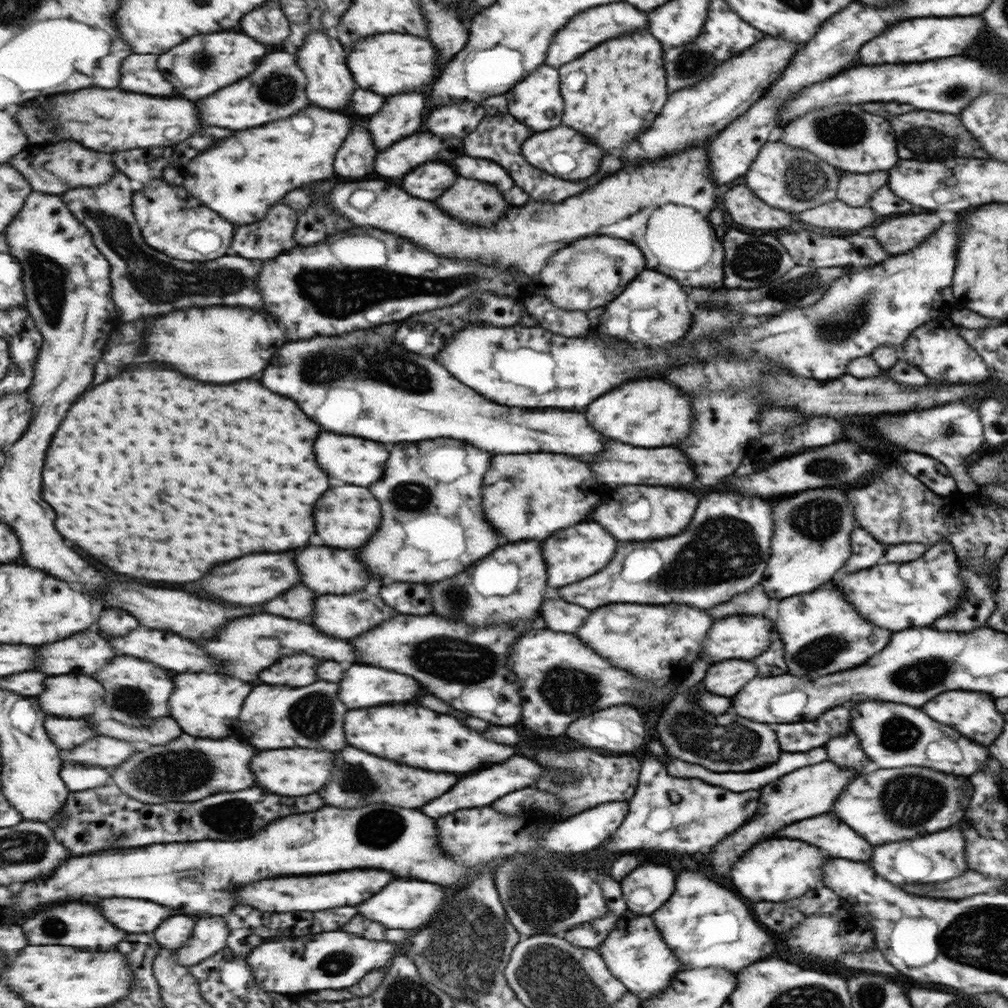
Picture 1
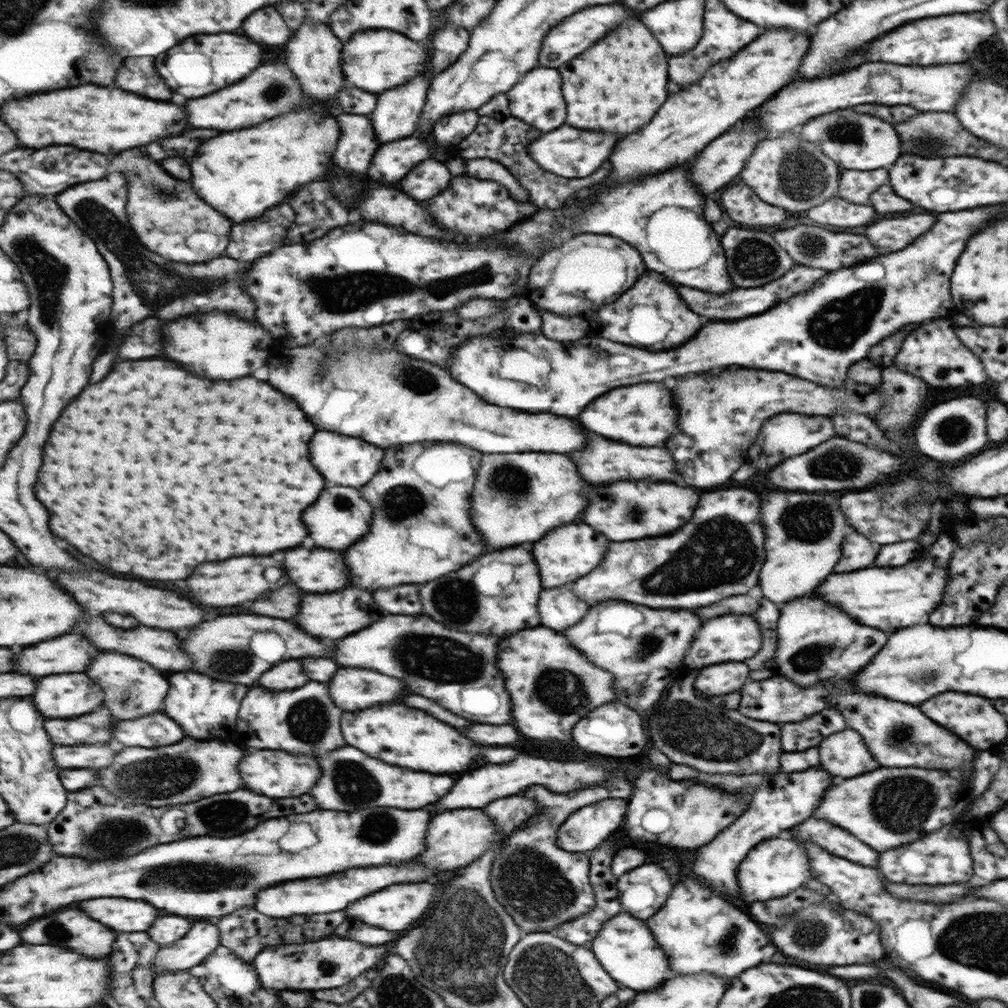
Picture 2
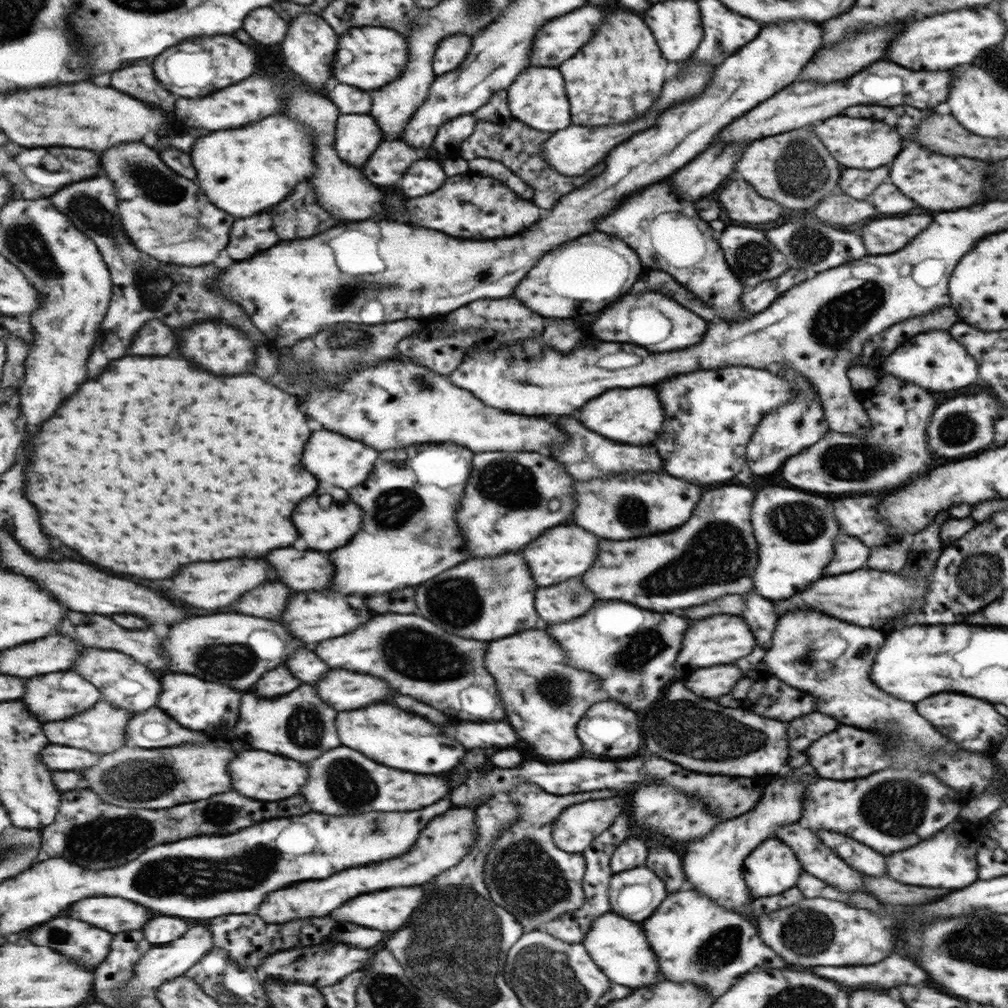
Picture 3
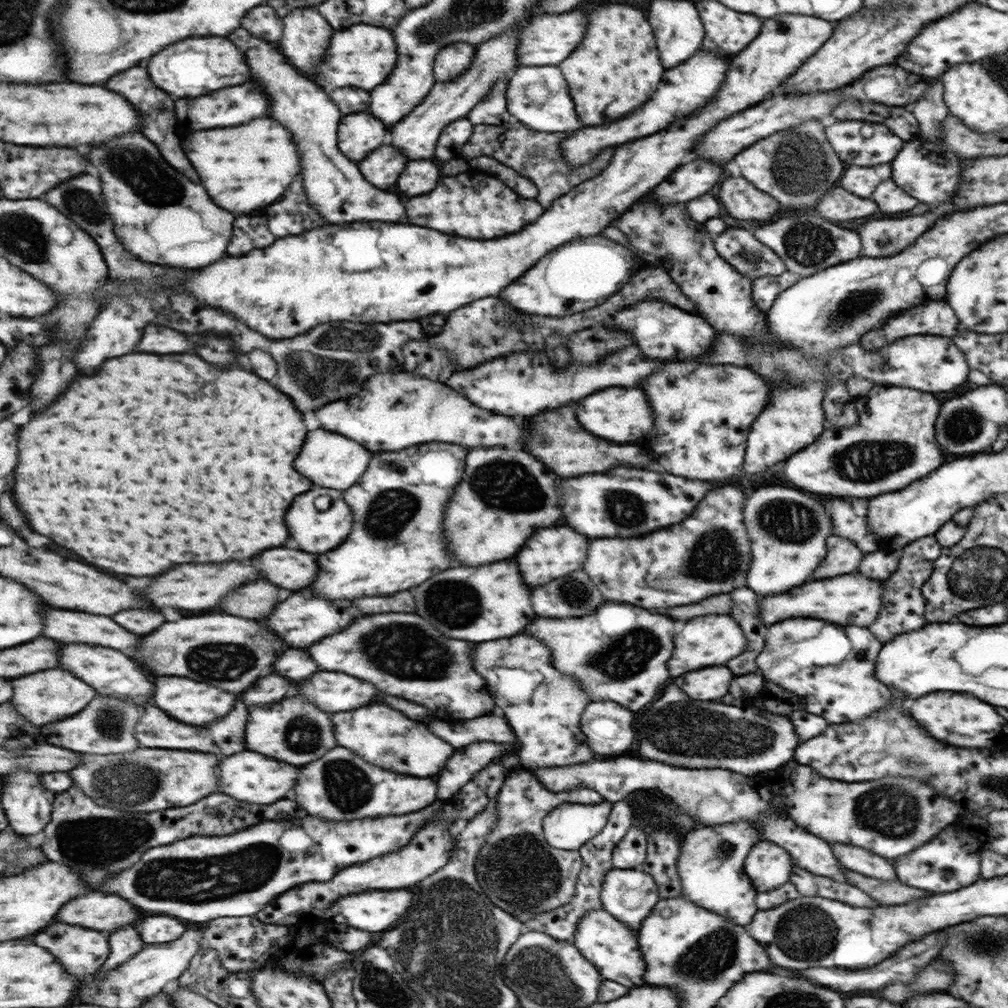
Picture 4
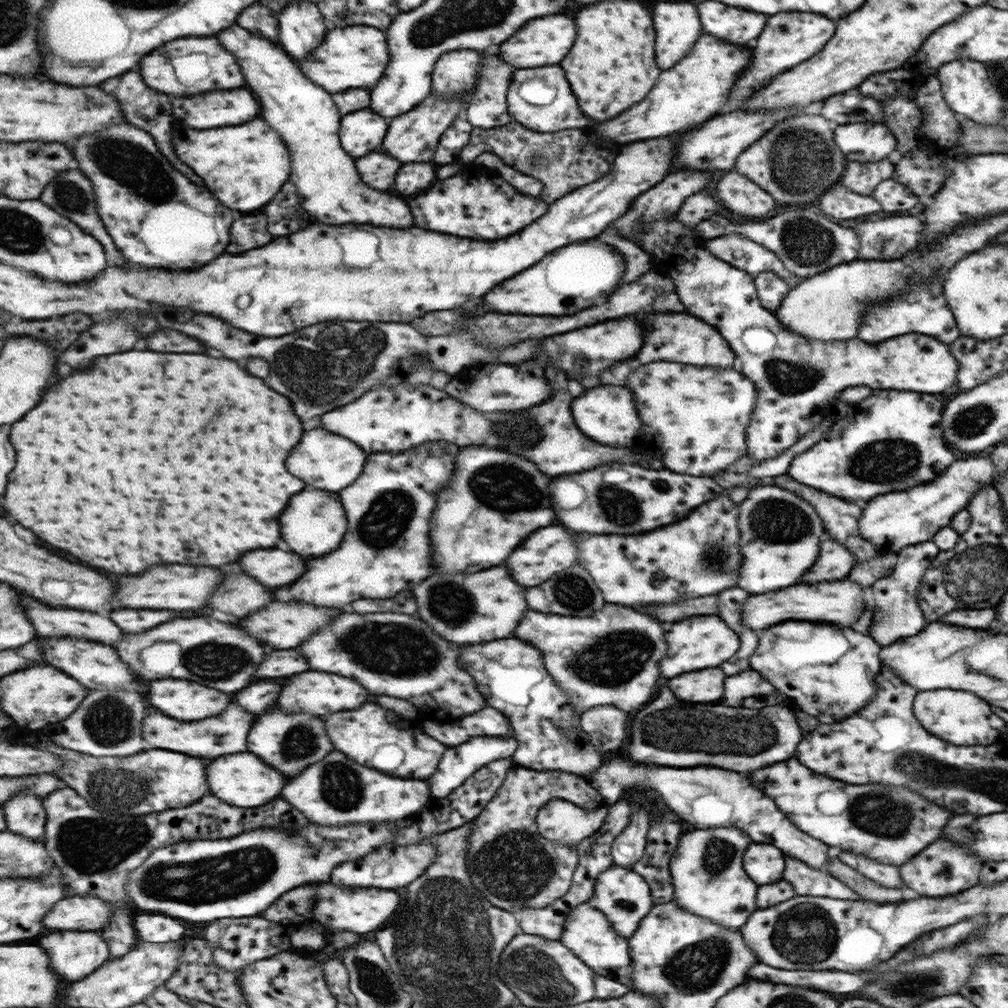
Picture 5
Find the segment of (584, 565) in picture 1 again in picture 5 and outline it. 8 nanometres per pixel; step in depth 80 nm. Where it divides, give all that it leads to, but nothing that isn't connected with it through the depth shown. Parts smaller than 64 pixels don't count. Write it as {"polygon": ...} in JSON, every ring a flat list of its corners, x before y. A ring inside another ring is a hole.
{"polygon":[[559,526,539,528,539,532,535,532,535,536,527,536,527,540,523,540,523,544,519,546,519,552,515,552,511,560,507,560,509,572,515,582,519,582,519,586,537,586,543,580,549,580,555,572,569,568,571,564,575,564,575,546,571,534]]}

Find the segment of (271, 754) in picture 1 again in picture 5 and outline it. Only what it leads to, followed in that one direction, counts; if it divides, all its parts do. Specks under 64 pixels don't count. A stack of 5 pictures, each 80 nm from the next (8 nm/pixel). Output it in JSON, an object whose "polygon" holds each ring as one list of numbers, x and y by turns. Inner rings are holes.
{"polygon":[[239,752,235,756,217,758,207,768,209,768,207,770,209,794,221,798,227,804,241,806,241,808,255,808,255,806,263,806,263,804,271,802,275,796,281,794,283,786,287,784,287,778,281,772,277,772,275,768,265,764,261,758,257,758,255,754,249,754,249,752]]}

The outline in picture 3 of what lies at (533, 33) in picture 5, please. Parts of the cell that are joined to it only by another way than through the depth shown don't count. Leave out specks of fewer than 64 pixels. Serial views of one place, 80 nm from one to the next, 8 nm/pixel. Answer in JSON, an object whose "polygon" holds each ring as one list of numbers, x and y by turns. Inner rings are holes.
{"polygon":[[579,8,575,12,569,12,567,16,559,16,543,24,543,28,539,28,539,32,534,34,535,42,530,48,530,66,557,66,559,62,571,58,591,38,593,30,599,26,603,16,605,12,599,8]]}

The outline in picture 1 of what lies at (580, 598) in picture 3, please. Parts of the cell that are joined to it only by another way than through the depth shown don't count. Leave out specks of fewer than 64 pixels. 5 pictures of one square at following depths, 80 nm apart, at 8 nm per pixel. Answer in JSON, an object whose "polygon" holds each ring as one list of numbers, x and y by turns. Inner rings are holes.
{"polygon":[[561,598,543,600,543,608,539,608,538,612,541,612,545,628,567,634,573,632,575,628,581,627,583,620,589,614,585,608,581,608,577,604,569,604]]}

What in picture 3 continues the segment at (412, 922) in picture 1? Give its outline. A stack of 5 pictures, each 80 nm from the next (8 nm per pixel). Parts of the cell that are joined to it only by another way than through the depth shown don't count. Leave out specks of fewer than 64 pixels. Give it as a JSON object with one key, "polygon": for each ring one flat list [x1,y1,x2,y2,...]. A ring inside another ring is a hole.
{"polygon":[[415,886,415,888,391,888,385,892,373,892,373,894,365,894,359,896,355,900,349,900,347,904,343,904,343,908,335,910,333,918,339,922,353,922,353,924,363,924,365,928,373,928,373,930,399,930,403,928,413,912,421,906,425,898,425,888]]}

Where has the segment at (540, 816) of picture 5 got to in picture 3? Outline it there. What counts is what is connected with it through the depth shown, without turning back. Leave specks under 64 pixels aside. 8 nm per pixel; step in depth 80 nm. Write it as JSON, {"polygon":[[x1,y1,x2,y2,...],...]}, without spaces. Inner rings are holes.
{"polygon":[[621,798,591,800,566,808,556,818,554,841,563,852,581,852,613,824,623,810]]}

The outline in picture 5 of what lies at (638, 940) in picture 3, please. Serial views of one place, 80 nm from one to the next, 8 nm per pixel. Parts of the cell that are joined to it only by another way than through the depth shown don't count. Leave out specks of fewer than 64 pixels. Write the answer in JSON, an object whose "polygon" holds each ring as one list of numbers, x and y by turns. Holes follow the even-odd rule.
{"polygon":[[589,902,574,906,564,918,559,941,562,941,583,964,593,968,601,976,620,982,626,987,630,985,630,953,627,938,619,936,611,928,610,921,606,920,602,912,595,909]]}

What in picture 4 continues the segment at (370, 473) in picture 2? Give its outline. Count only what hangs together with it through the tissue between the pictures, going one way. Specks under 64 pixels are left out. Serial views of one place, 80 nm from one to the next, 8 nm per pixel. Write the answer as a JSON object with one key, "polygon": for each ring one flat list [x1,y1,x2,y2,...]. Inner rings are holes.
{"polygon":[[321,428,311,432,311,436,307,436,307,444,303,446,299,460,295,460,295,468,299,468,299,472,303,472,303,476,311,478,315,484,319,480,319,486,323,488,339,488,345,492,363,478,365,470,370,467,370,462,374,459,373,454,375,453,371,452,371,449,365,448,359,442]]}

